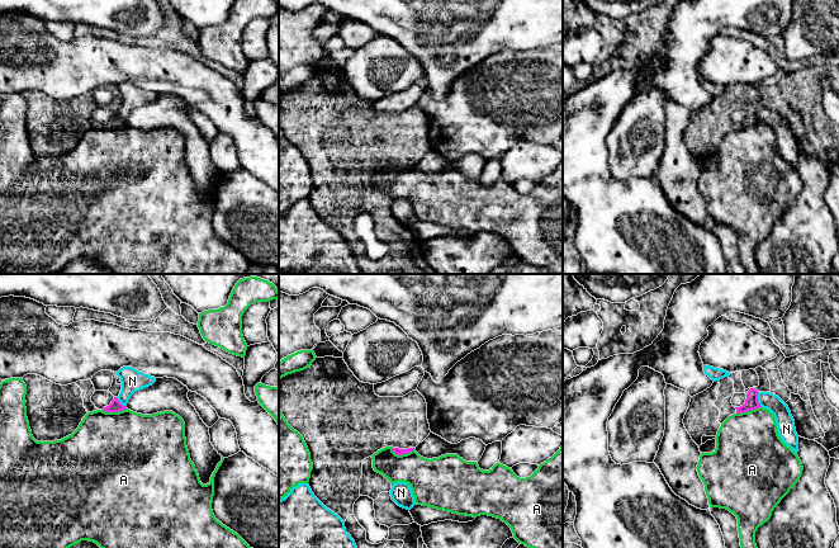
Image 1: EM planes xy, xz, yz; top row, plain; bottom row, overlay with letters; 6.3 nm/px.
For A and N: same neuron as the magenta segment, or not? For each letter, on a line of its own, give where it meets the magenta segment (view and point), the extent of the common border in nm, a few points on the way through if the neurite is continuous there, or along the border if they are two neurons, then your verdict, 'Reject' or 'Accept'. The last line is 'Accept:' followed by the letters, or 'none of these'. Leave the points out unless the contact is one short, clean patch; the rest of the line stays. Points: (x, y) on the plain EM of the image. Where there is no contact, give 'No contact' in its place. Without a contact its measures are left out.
A: Touches magenta at yz (748, 126). Shared border 170 nm. Boundary: yz (761, 122), (736, 130). Reject
N: Touches magenta at yz (757, 116). Shared border 100 nm. Boundary: yz (758, 108), (758, 118), (762, 122). Reject
Accept: none of these

